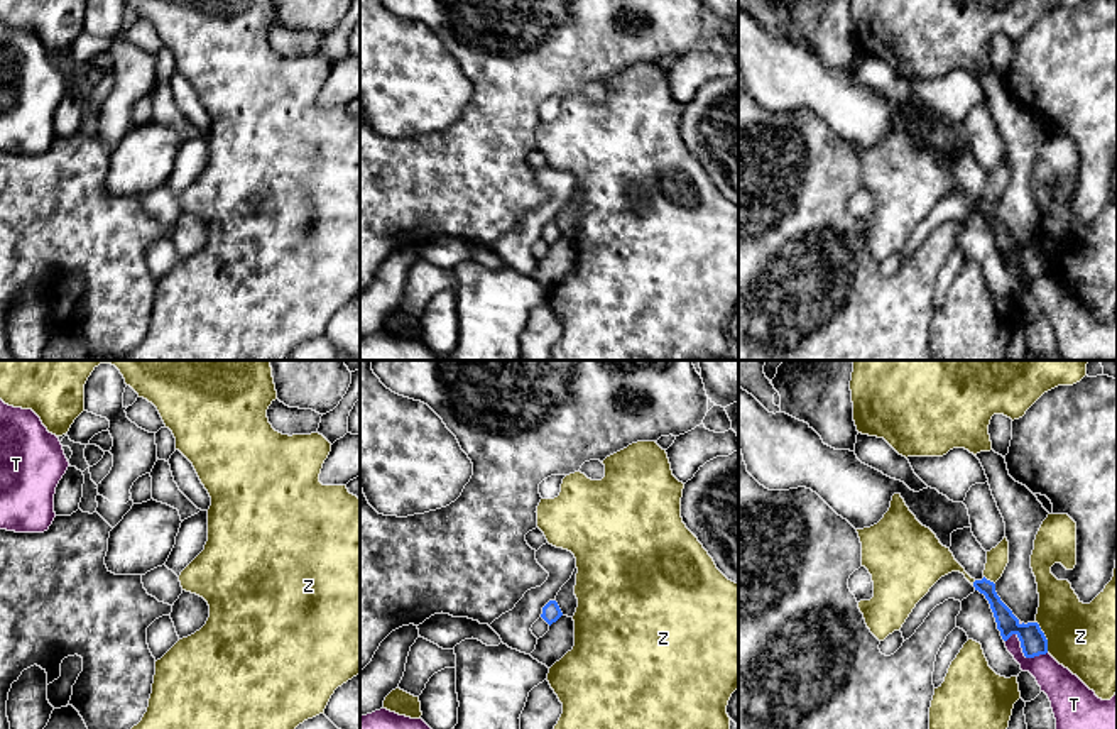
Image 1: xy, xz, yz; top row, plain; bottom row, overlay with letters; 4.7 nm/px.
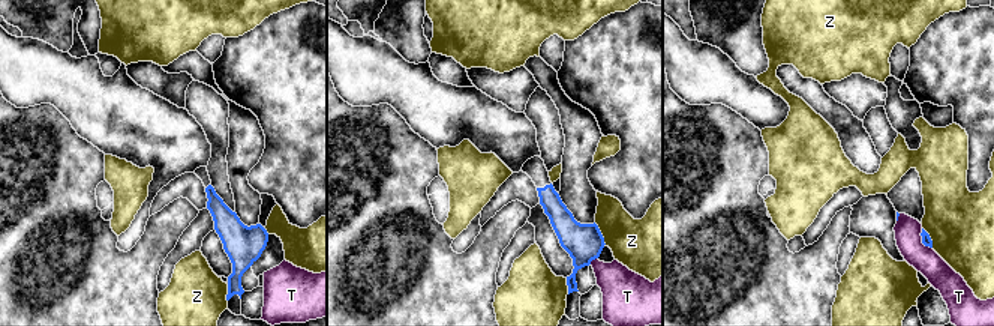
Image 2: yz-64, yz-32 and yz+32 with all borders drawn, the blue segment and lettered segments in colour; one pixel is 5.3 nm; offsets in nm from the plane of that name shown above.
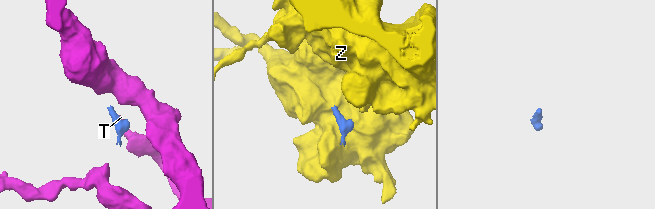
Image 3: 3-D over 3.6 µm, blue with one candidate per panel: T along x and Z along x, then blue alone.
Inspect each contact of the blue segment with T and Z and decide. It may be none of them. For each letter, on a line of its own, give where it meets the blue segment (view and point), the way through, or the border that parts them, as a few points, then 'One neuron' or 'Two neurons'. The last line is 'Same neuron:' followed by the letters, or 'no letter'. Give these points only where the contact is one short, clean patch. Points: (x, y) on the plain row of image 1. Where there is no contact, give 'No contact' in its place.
T: Touches blue at yz (1023, 273). Boundary: yz (1004, 261), (1014, 256), (1026, 278), (1046, 274). Two neurons
Z: Touches blue at yz (1045, 257). Two neurons
Same neuron: no letter

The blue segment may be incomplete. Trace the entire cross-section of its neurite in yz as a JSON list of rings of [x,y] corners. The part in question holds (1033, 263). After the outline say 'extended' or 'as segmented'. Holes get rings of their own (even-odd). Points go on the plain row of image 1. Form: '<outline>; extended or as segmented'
[[[972,149],[956,151],[951,154],[951,167],[955,181],[965,189],[965,193],[975,201],[973,208],[990,225],[997,250],[1004,262],[1016,255],[1021,262],[1021,269],[1026,279],[1034,279],[1048,274],[1048,260],[1038,244],[1021,245],[1012,232],[1000,222],[995,213],[995,205],[984,198],[987,173],[977,162]]]; extended

